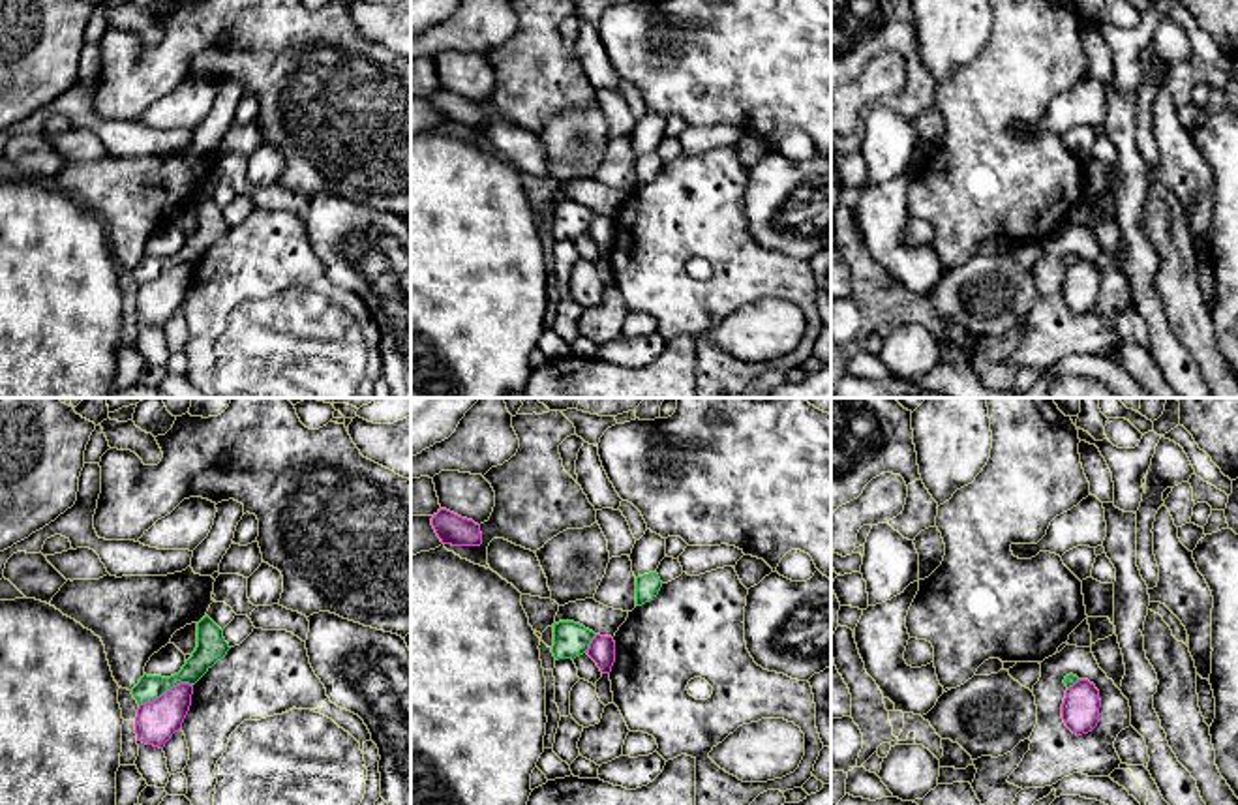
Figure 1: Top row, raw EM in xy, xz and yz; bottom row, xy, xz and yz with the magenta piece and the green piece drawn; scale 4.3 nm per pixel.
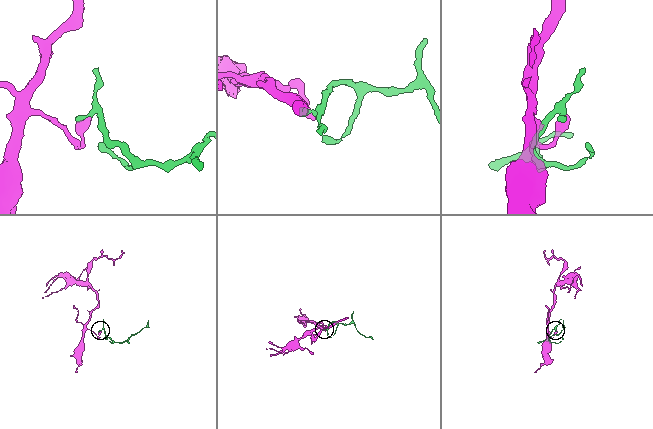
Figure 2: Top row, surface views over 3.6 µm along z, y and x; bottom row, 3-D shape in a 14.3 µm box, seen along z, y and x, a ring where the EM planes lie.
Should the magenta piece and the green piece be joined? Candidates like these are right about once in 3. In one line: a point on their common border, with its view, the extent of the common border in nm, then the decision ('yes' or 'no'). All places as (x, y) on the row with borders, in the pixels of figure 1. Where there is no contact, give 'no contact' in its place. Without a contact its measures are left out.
xy (167, 691) | 260 nm | no

